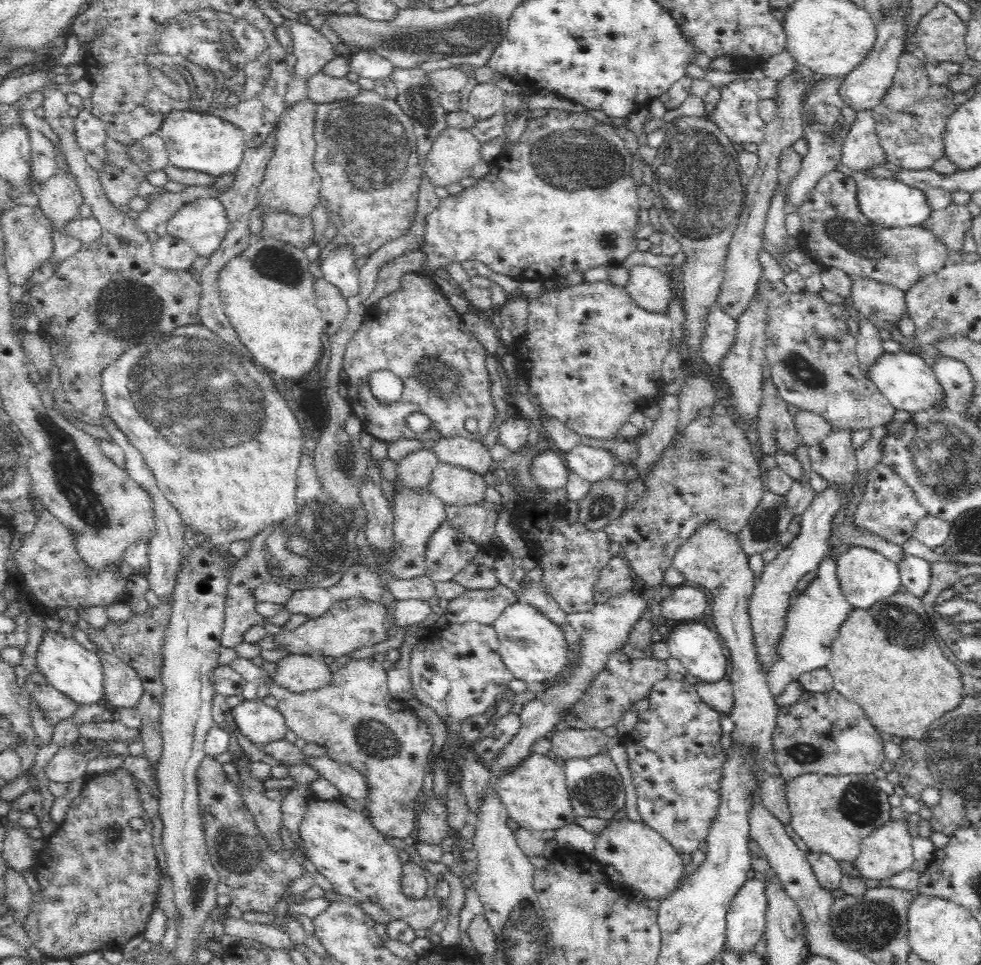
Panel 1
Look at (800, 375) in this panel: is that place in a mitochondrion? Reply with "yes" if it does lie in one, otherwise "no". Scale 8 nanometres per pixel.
yes

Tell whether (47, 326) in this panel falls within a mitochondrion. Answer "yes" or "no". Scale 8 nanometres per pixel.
no

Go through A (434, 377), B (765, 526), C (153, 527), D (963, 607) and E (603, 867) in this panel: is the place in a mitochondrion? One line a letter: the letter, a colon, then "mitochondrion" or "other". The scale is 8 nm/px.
A: mitochondrion
B: mitochondrion
C: other
D: mitochondrion
E: other

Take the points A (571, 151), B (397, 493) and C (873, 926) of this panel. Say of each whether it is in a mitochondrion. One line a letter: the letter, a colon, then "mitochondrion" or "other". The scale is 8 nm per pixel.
A: mitochondrion
B: other
C: mitochondrion

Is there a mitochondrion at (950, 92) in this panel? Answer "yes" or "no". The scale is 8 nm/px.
no

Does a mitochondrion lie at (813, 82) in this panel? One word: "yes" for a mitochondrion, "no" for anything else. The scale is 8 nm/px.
no

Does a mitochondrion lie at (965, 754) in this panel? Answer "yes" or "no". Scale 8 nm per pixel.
yes

